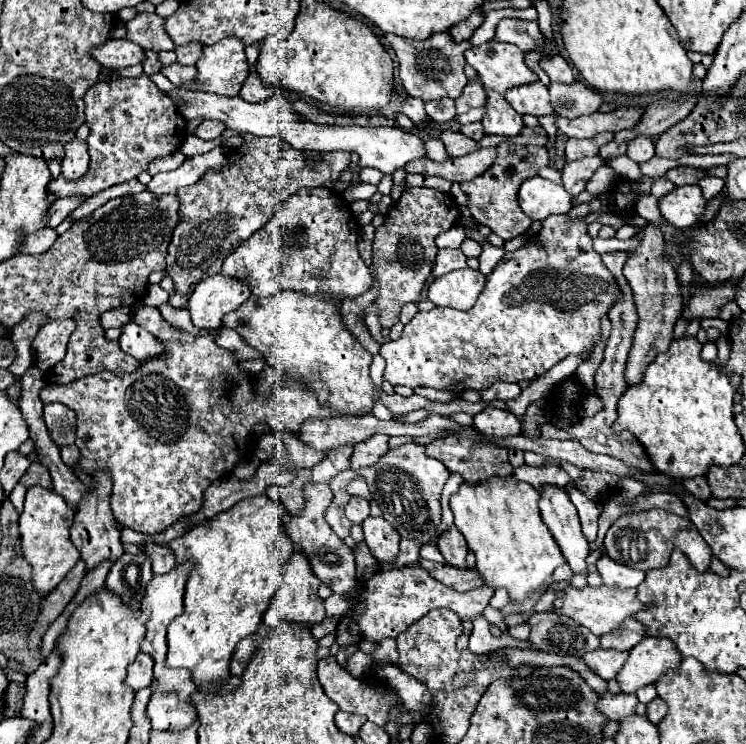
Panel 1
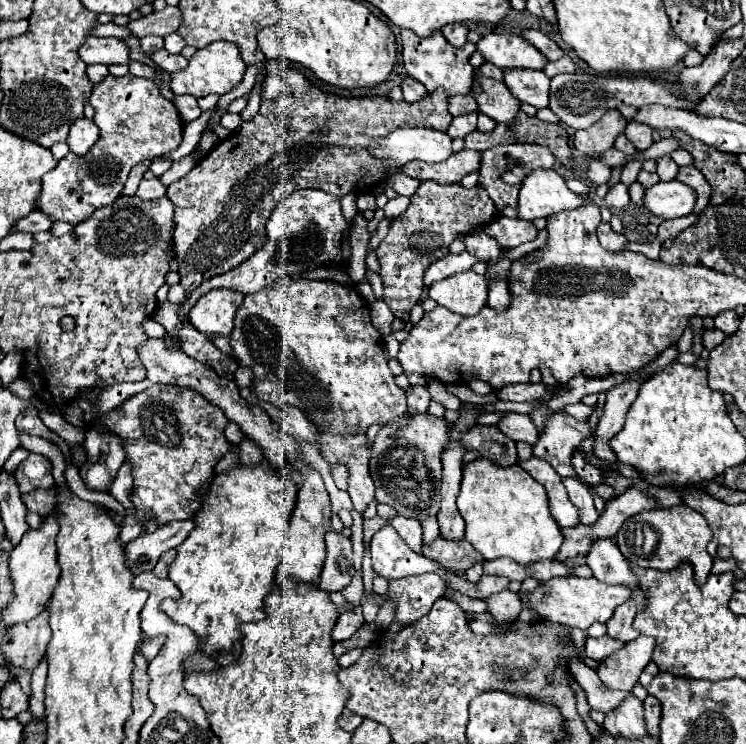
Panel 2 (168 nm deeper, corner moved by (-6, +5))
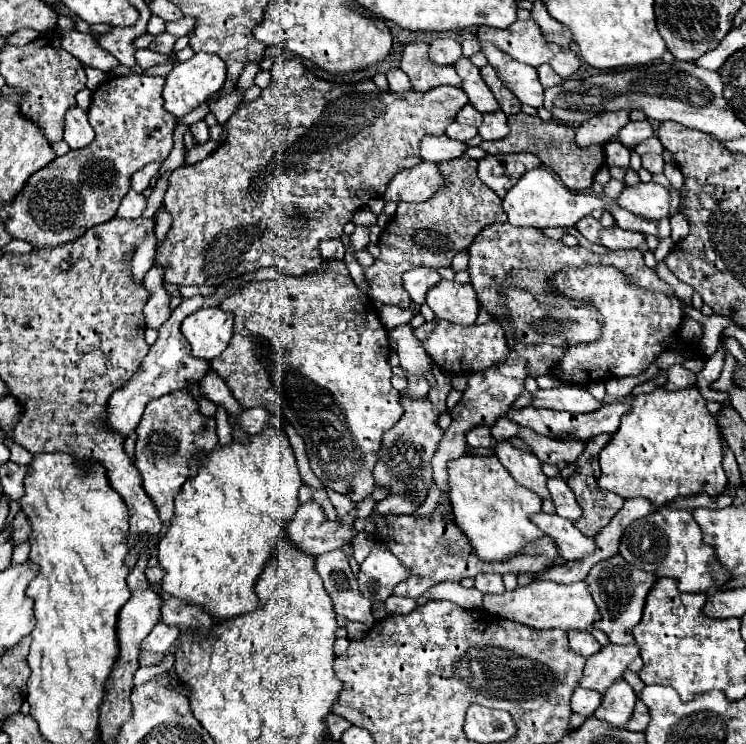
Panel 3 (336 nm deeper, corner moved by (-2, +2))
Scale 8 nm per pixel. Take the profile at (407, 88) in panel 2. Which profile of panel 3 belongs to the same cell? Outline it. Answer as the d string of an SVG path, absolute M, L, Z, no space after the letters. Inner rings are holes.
M393 69L387 73L387 79L389 79L389 87L395 91L395 93L401 93L401 91L411 91L411 81L409 77L401 71L401 69Z

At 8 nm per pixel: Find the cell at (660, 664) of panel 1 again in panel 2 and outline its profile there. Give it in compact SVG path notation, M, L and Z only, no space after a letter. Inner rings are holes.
M639 636L633 642L627 642L621 650L607 656L597 666L597 676L607 688L629 692L639 680L641 670L651 662L655 640L649 636Z

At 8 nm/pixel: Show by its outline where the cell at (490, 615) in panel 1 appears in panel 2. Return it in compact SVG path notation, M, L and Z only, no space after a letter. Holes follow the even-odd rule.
M446 589L443 596L457 603L465 613L487 612L487 604L483 600L471 599L450 589Z

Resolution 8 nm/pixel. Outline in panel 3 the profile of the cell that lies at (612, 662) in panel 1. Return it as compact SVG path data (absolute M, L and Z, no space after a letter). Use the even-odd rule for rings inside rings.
M569 631L569 645L573 651L581 653L583 657L591 657L601 649L597 639L589 631Z

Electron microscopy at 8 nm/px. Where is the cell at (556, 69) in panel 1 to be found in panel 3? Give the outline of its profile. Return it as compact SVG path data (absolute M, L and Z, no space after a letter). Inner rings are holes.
M541 65L541 67L537 69L537 73L539 73L539 81L541 81L543 87L553 87L553 85L557 85L557 83L563 81L561 75L557 75L551 65Z

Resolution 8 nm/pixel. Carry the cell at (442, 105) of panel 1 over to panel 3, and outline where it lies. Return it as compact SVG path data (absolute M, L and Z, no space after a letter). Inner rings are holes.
M465 105L465 107L461 107L461 111L457 113L457 123L461 123L461 125L473 125L473 127L479 127L481 125L481 113L477 113L471 105Z

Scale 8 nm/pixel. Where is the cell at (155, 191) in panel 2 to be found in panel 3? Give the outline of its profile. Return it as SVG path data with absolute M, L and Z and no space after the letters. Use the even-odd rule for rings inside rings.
M131 189L131 191L125 195L125 199L121 201L119 211L117 211L117 217L137 219L137 217L141 217L141 213L143 213L145 205L147 205L145 195L143 195L143 193L137 193L137 191L133 191L133 189Z

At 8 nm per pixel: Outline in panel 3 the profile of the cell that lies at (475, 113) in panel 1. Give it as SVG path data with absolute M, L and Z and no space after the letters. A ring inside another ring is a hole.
M451 123L445 131L445 135L449 139L457 139L457 141L469 141L471 137L477 135L475 127L467 127L467 125L459 125L459 123Z

